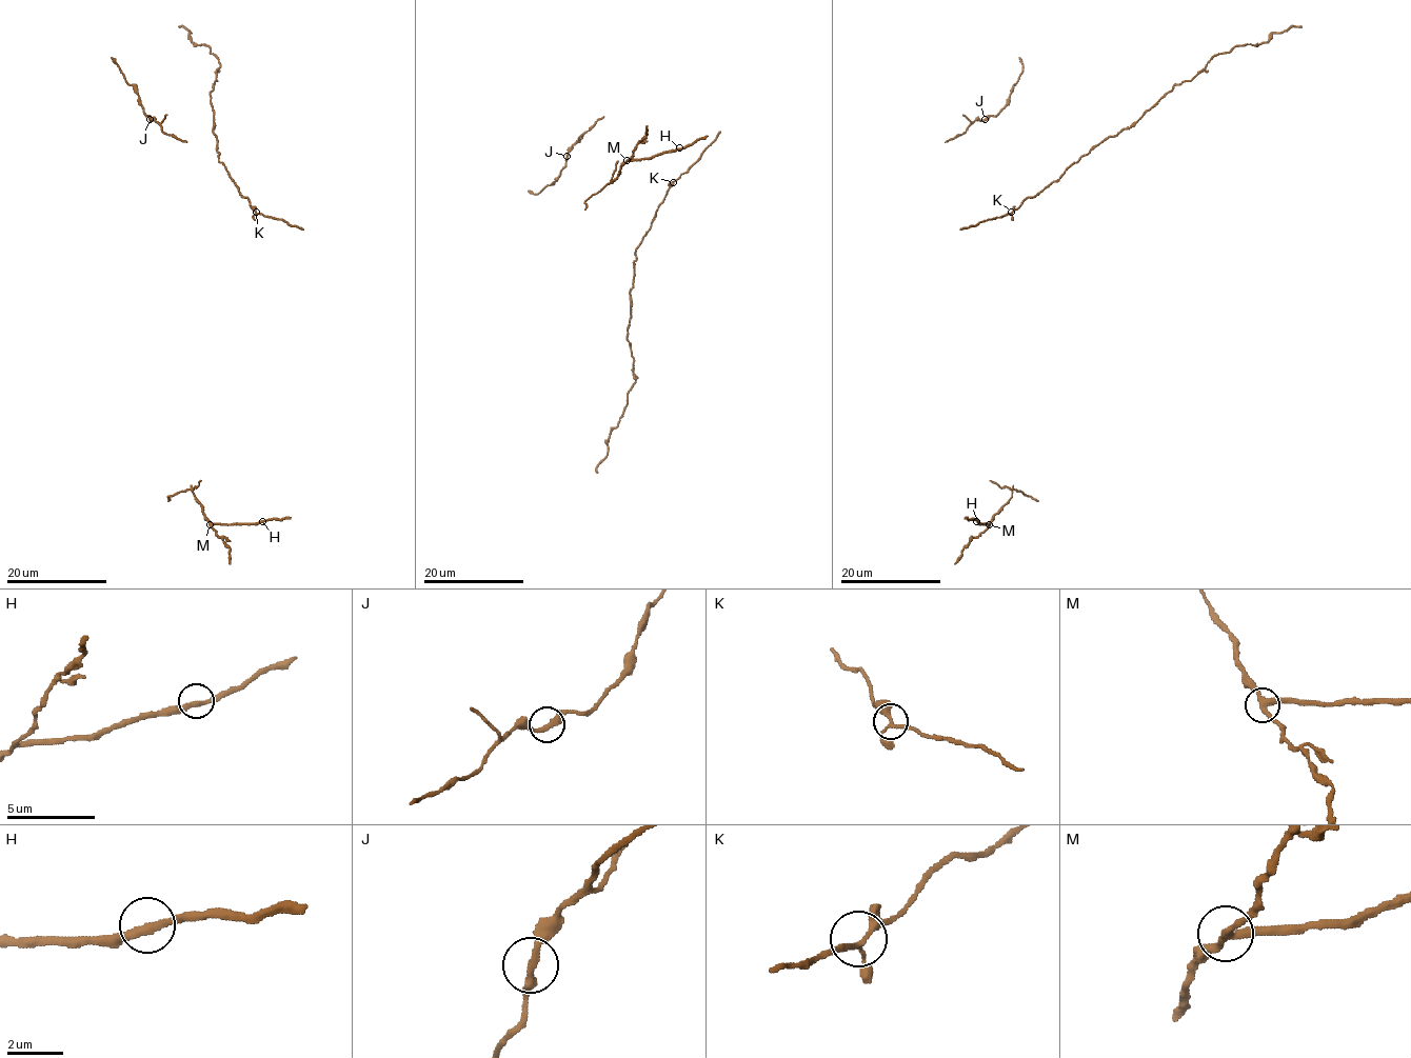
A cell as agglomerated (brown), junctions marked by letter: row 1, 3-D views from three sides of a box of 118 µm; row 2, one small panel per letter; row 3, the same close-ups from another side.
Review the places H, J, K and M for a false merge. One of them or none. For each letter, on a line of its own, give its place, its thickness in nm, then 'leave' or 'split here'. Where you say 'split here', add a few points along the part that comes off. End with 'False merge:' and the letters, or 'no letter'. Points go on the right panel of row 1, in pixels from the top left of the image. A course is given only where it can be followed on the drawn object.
H: at (976, 521); 280 nm thick; leave
J: at (985, 119); 320 nm thick; leave
K: at (1011, 212); 190 nm thick; leave
M: at (989, 524); 260 nm thick; split here; foreign part runs (989, 524), (1013, 490), (1038, 500)
False merge: M

